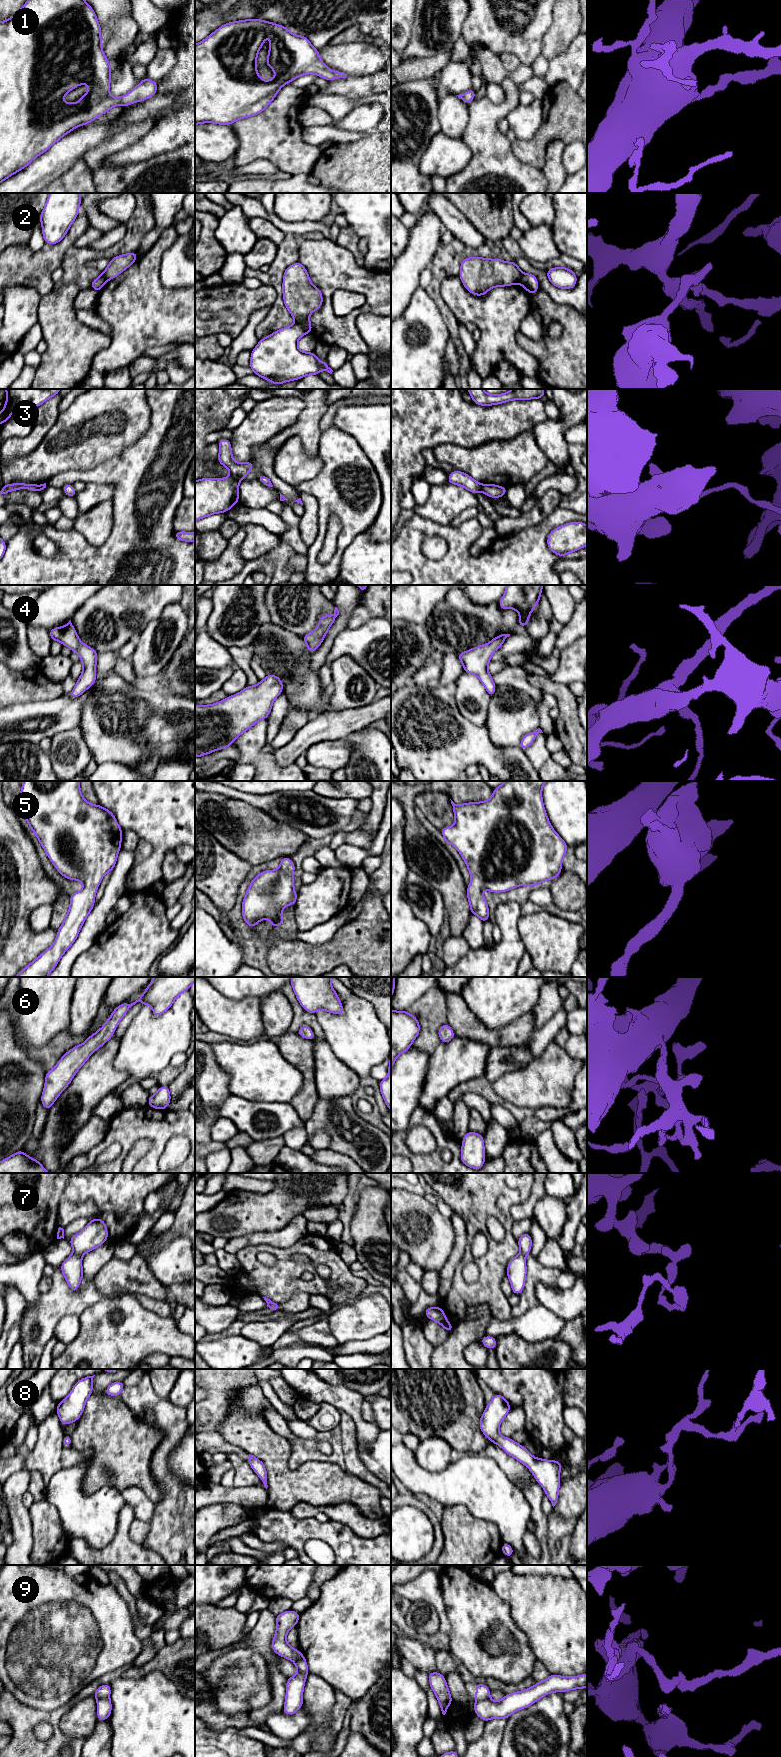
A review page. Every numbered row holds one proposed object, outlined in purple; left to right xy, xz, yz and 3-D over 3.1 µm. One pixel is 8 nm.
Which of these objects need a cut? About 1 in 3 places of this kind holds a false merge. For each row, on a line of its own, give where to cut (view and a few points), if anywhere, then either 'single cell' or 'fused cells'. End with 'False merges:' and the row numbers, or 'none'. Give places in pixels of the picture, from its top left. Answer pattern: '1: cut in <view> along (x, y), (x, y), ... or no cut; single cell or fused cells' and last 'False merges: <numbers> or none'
1: no cut; single cell
2: cut in xz along (296, 322), (306, 332); fused cells
3: cut in xz along (231, 476), (238, 481); fused cells
4: no cut; single cell
5: no cut; single cell
6: no cut; single cell
7: cut in xy along (73, 1252), (80, 1257); fused cells
8: no cut; single cell
9: cut in yz along (488, 1697), (475, 1702); fused cells
False merges: 2, 3, 7, 9

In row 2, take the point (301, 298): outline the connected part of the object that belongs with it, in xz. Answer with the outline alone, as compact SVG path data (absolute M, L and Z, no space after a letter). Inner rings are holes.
M299 262L288 266L283 275L284 305L296 323L303 326L308 334L312 334L309 316L321 308L323 297L321 290L315 287L306 268Z

